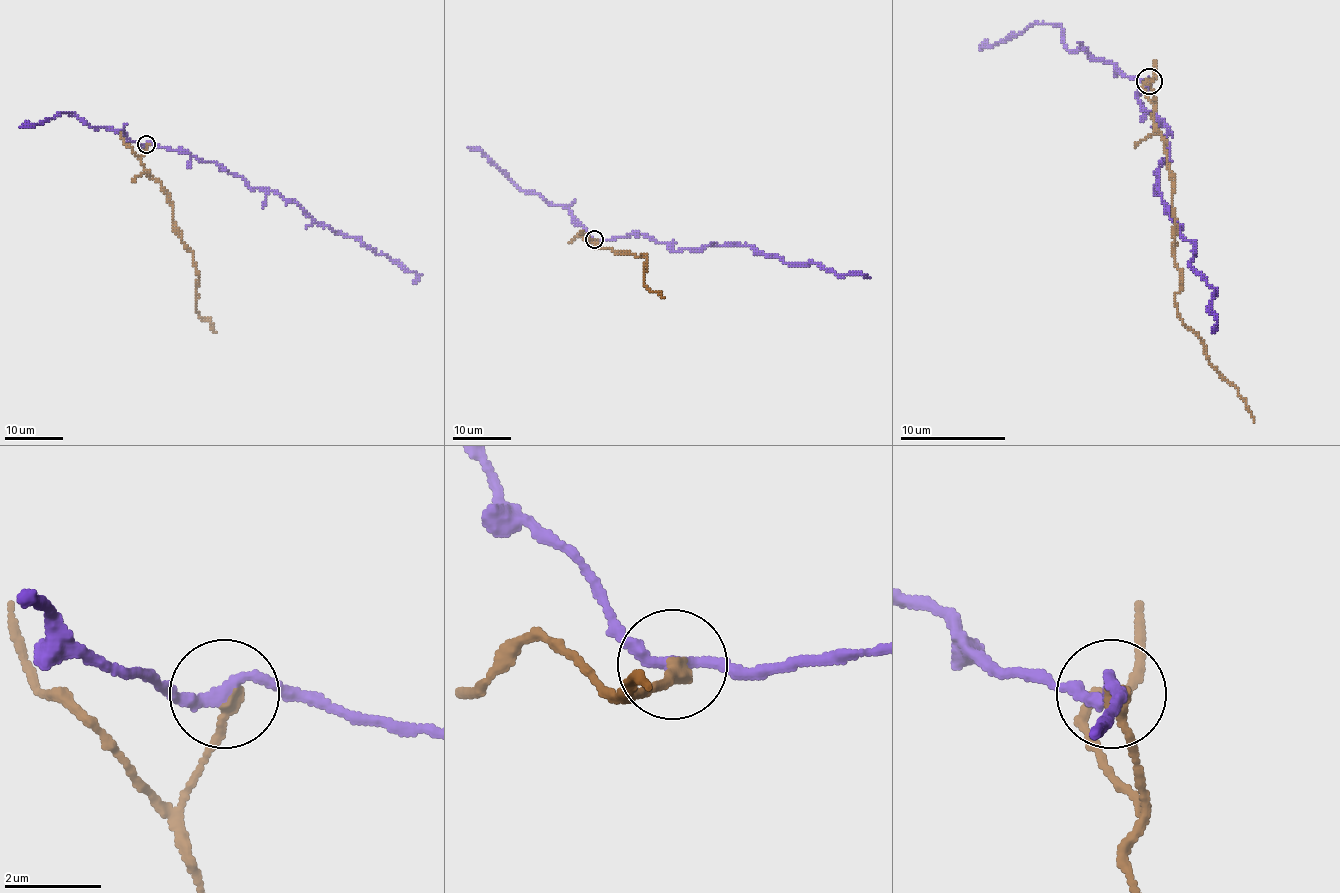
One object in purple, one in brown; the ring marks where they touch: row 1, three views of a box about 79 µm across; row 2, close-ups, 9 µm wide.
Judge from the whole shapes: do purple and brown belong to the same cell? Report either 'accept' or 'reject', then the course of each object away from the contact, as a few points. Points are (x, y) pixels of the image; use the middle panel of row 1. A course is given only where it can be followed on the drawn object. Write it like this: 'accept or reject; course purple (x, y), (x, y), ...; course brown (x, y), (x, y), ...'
reject; course purple (594, 239), (639, 233), (674, 250), (753, 246), (788, 263), (820, 263), (838, 276), (866, 276), (862, 274); course brown (595, 239), (590, 243), (621, 253), (645, 255), (643, 284), (663, 297)

